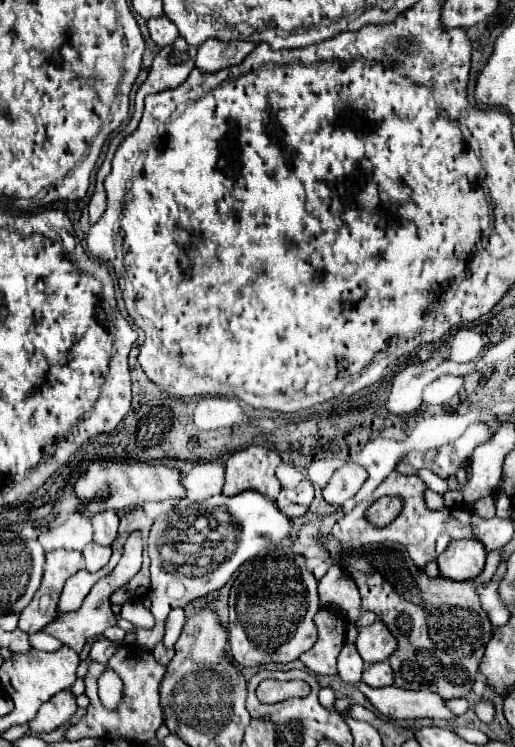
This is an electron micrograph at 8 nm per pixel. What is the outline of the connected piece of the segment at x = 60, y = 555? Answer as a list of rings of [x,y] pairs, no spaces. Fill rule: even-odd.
[[[53,550],[47,552],[45,576],[39,592],[29,602],[29,606],[19,614],[19,628],[27,634],[39,632],[43,626],[55,620],[57,602],[63,584],[83,566],[83,556],[77,550]]]

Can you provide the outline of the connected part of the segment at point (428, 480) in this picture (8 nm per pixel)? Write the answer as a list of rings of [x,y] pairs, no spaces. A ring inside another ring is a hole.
[[[421,469],[417,474],[426,483],[426,485],[436,493],[442,495],[448,490],[446,481],[433,474],[431,471]]]

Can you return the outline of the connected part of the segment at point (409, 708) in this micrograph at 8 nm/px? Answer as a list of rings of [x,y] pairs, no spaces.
[[[357,682],[357,688],[367,696],[367,700],[383,714],[395,720],[405,718],[435,718],[435,720],[451,720],[455,714],[445,706],[439,694],[431,694],[429,690],[405,690],[399,686],[371,688],[365,682]]]

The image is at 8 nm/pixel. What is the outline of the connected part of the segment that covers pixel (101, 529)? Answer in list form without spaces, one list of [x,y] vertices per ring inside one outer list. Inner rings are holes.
[[[107,510],[103,514],[97,514],[93,518],[93,530],[95,536],[93,540],[103,546],[111,546],[113,540],[117,538],[117,528],[119,528],[119,516],[113,510]]]

